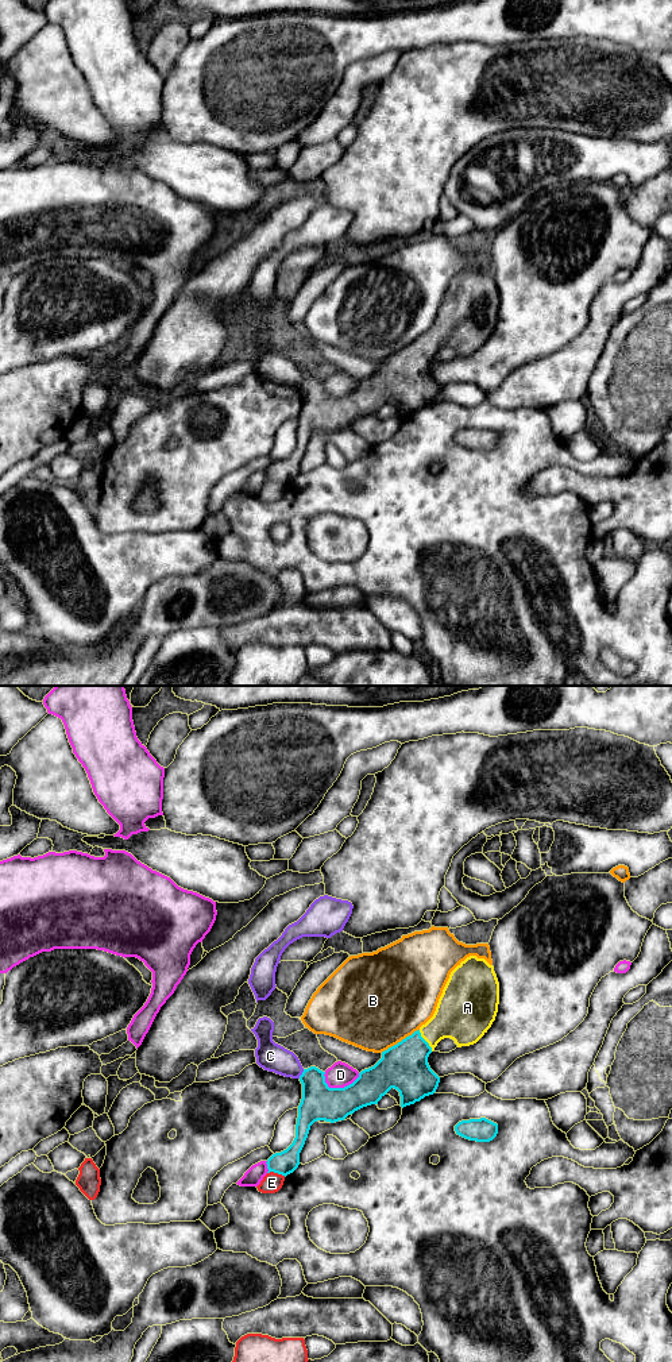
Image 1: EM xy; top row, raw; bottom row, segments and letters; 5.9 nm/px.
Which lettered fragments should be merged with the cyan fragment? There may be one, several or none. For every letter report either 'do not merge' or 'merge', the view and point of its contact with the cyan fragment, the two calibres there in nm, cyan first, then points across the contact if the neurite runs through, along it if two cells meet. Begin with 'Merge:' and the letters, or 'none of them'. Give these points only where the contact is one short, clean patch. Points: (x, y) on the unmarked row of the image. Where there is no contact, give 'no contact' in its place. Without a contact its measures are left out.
Merge: A
A: merge; meets cyan in xy at (425, 350); 280 nm thick on the cyan side, 280 nm on the other
B: do not merge; meets cyan in xy at (401, 350); 280 nm thick on the cyan side, 500 nm on the other
C: do not merge; meets cyan in xy at (302, 382); 220 nm thick on the cyan side, 170 nm on the other
D: do not merge; meets cyan in xy at (339, 397); 220 nm thick on the cyan side, 150 nm on the other
E: do not merge; meets cyan in xy at (277, 481); 140 nm thick on the cyan side, 120 nm on the other

